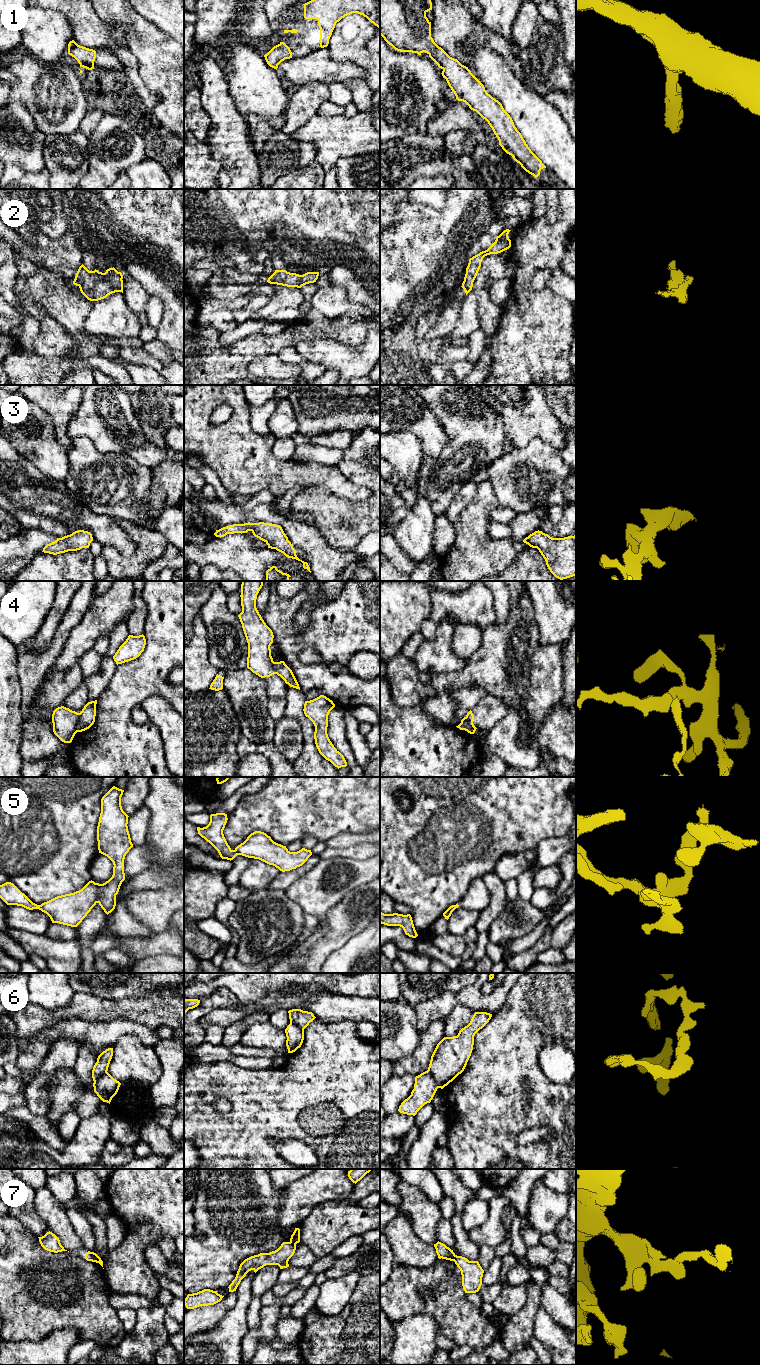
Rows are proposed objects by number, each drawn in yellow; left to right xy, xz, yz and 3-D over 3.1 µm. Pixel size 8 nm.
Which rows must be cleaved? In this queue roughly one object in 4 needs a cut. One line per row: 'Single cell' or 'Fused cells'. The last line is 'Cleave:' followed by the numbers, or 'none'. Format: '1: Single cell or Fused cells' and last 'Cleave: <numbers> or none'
1: Single cell
2: Single cell
3: Single cell
4: Fused cells
5: Fused cells
6: Fused cells
7: Fused cells
Cleave: 4, 5, 6, 7

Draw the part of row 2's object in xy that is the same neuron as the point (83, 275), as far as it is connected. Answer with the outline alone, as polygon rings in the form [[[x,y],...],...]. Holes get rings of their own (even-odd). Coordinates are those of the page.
[[[83,264],[79,267],[73,284],[80,288],[81,293],[90,301],[98,301],[106,298],[108,295],[115,292],[123,293],[123,275],[114,267],[106,270],[105,273],[98,270],[89,271]]]

